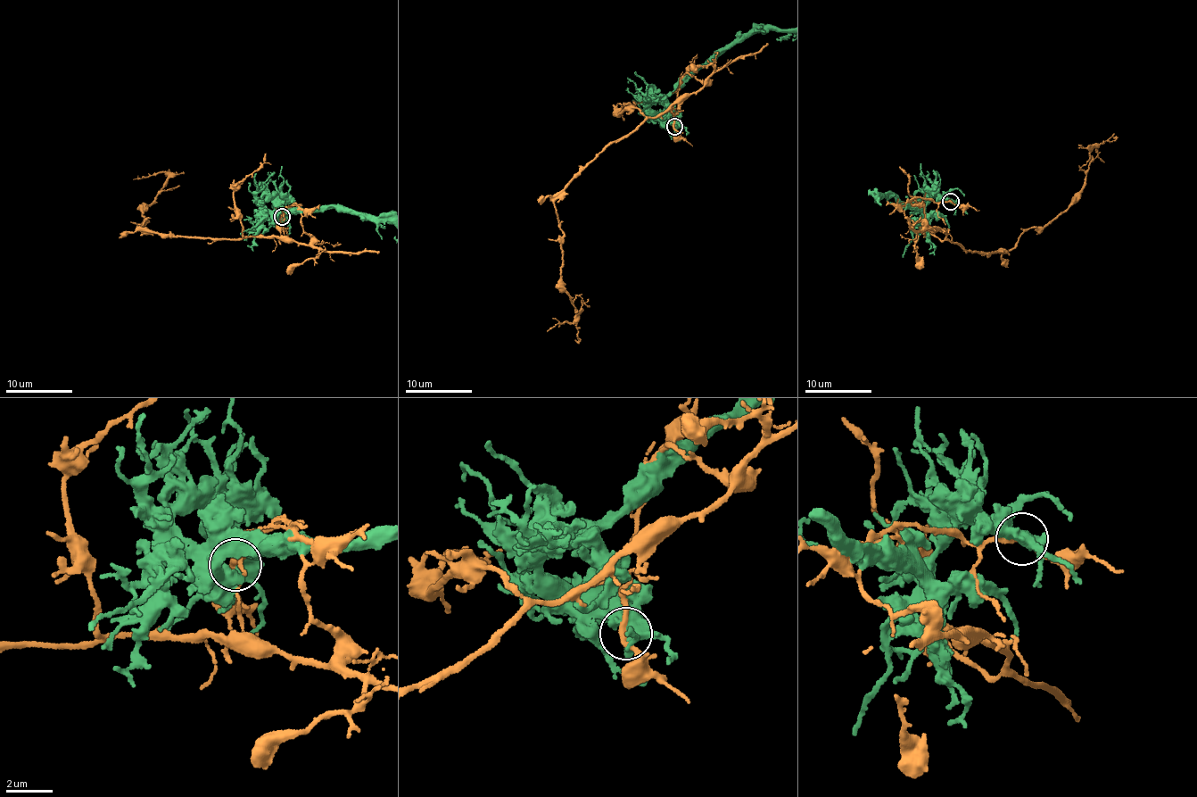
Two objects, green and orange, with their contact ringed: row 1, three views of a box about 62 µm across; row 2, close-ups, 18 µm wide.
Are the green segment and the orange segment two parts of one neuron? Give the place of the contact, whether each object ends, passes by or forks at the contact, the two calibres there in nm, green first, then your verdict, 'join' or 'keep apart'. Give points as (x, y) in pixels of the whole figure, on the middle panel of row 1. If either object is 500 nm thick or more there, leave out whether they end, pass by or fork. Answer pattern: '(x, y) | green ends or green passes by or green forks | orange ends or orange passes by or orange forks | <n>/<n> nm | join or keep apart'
(674, 126) | green forks | orange passes by | 420/240 nm | keep apart

